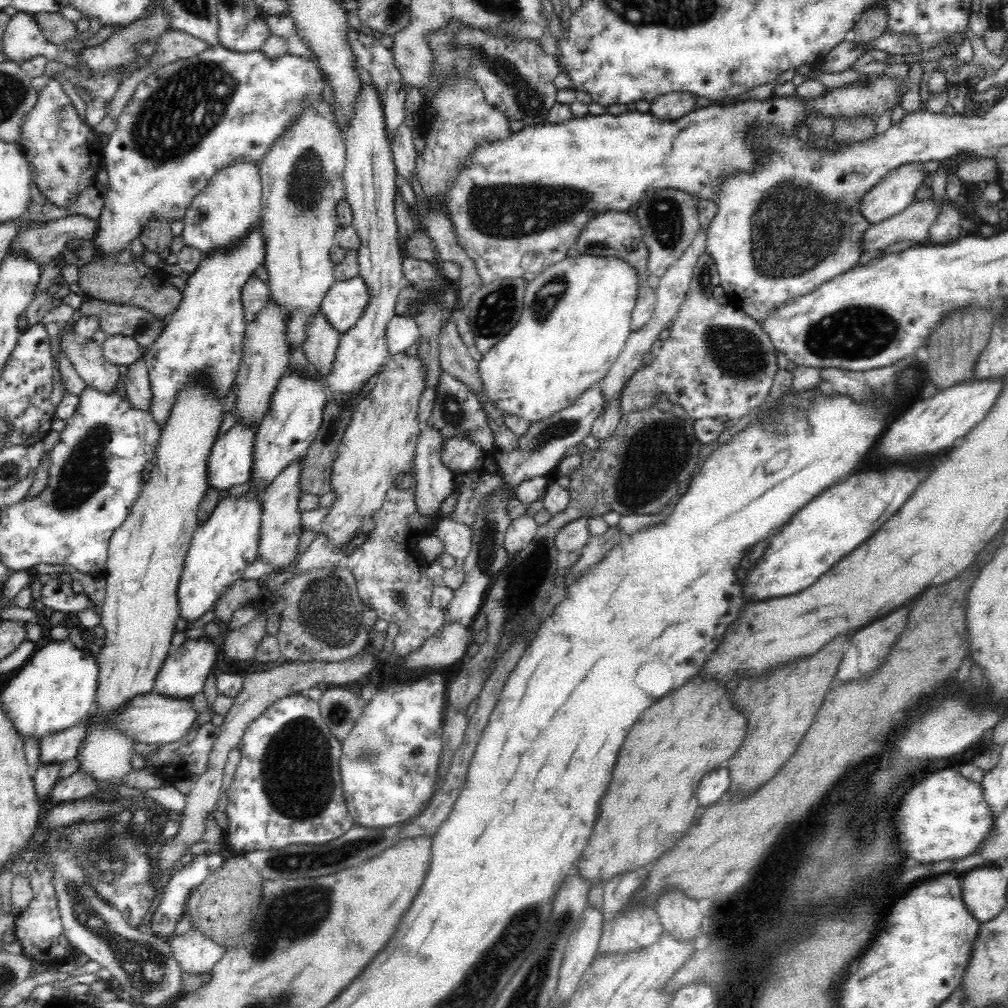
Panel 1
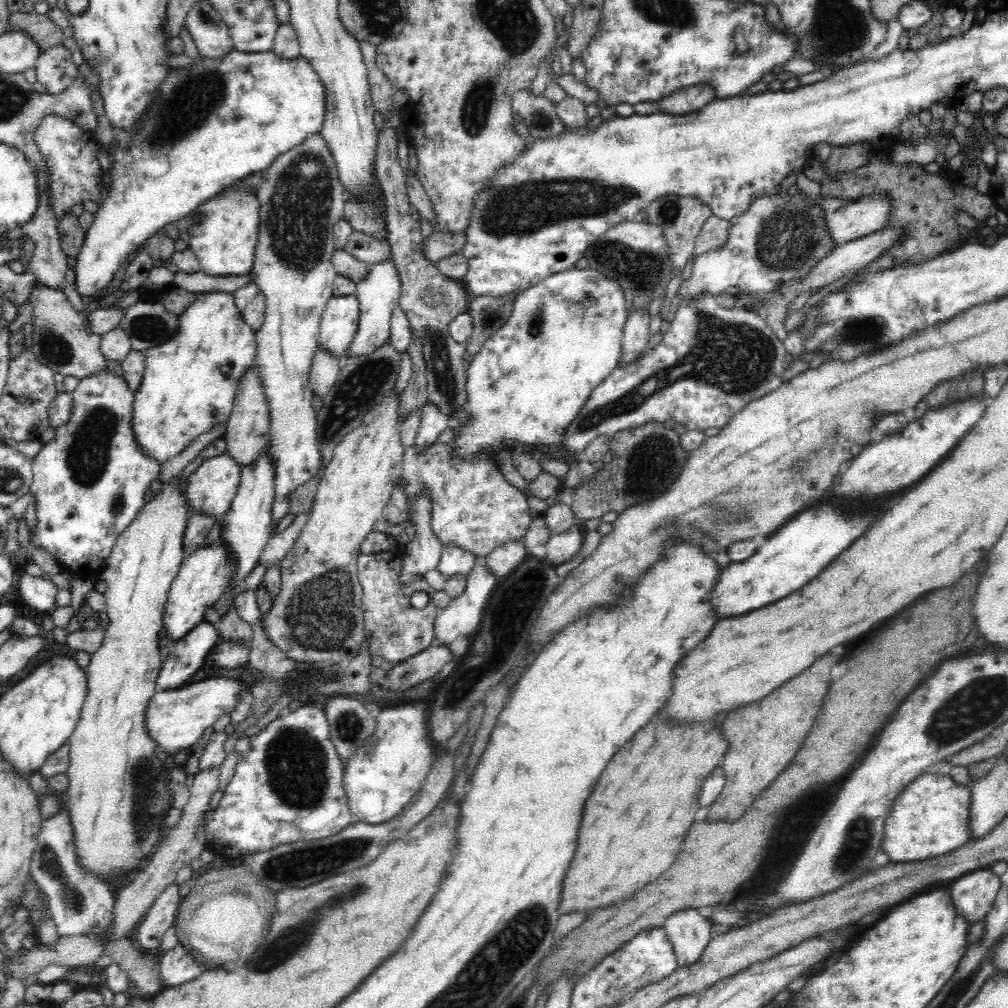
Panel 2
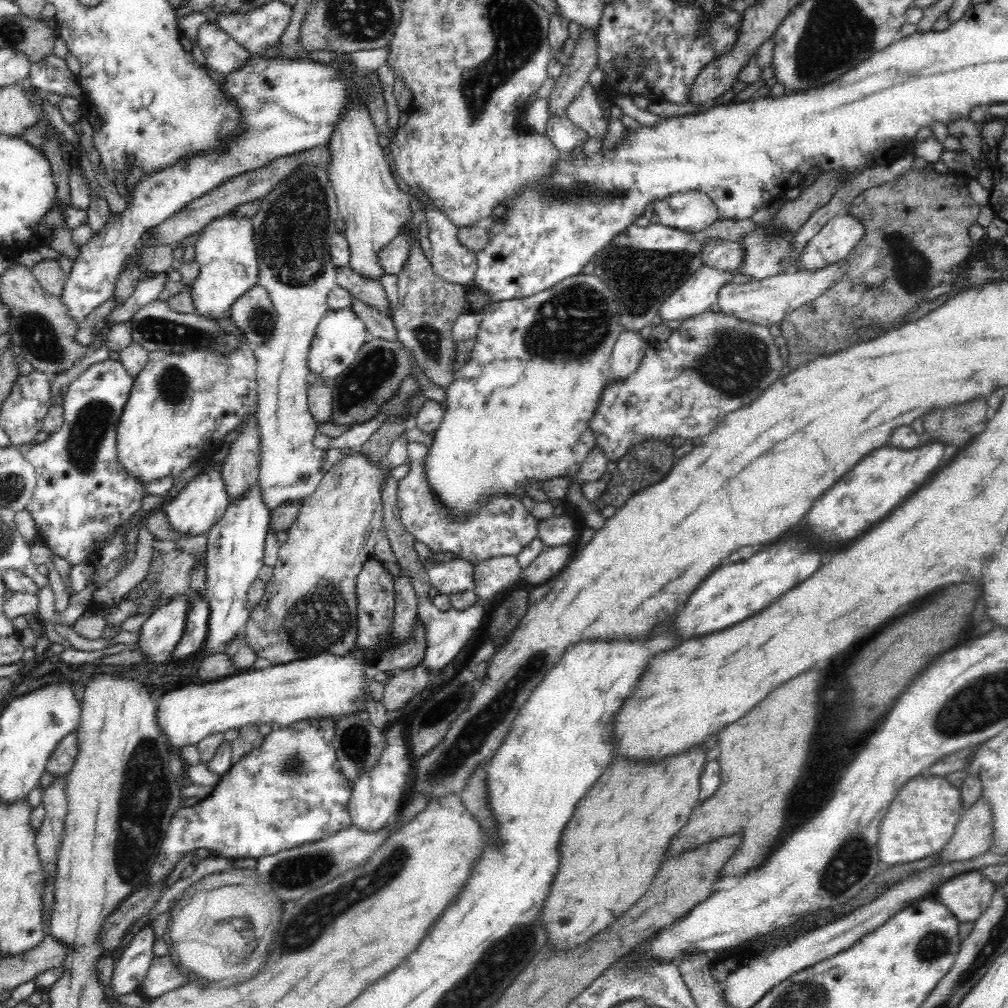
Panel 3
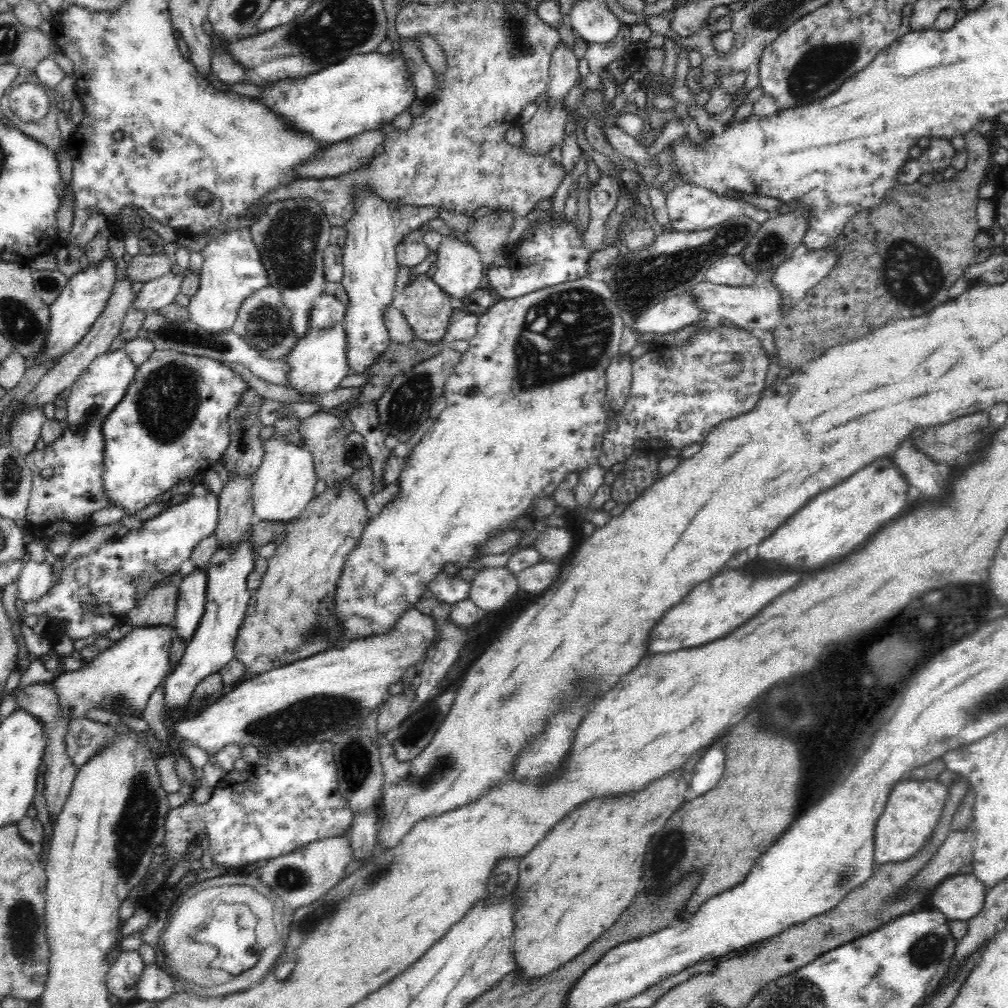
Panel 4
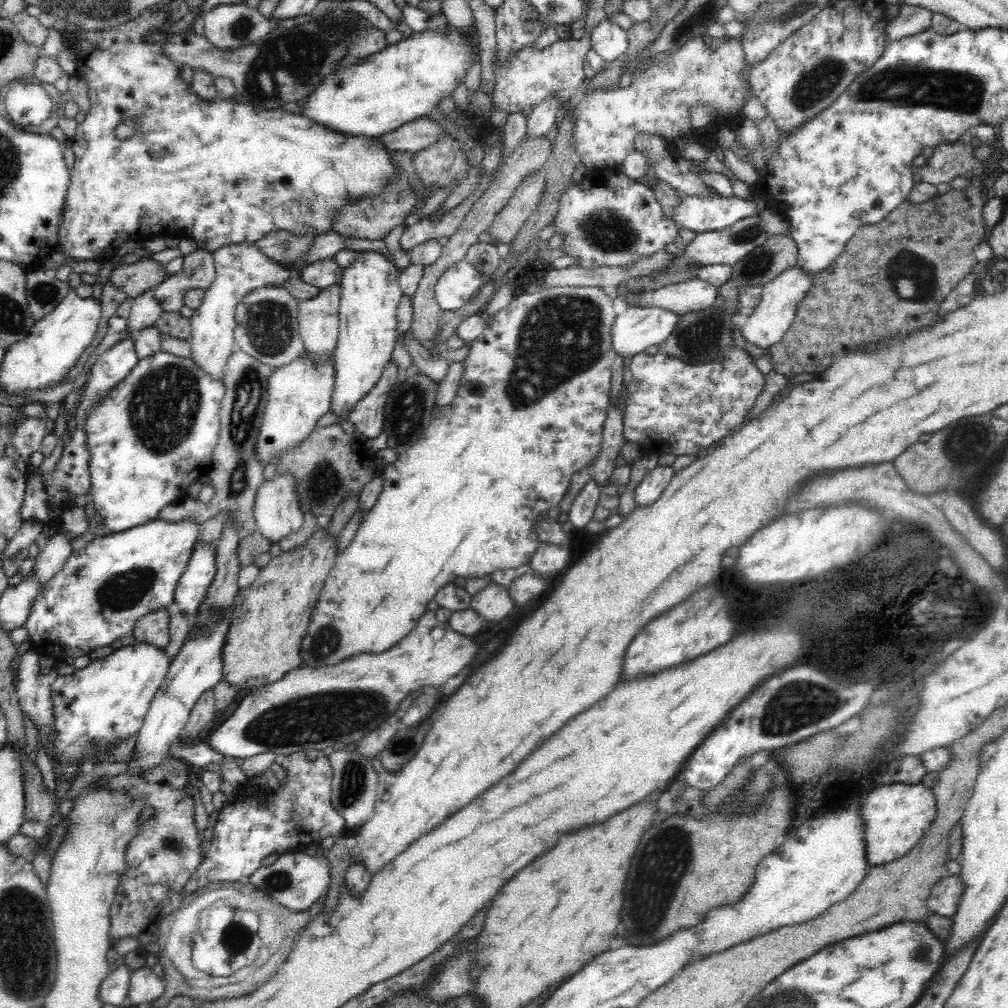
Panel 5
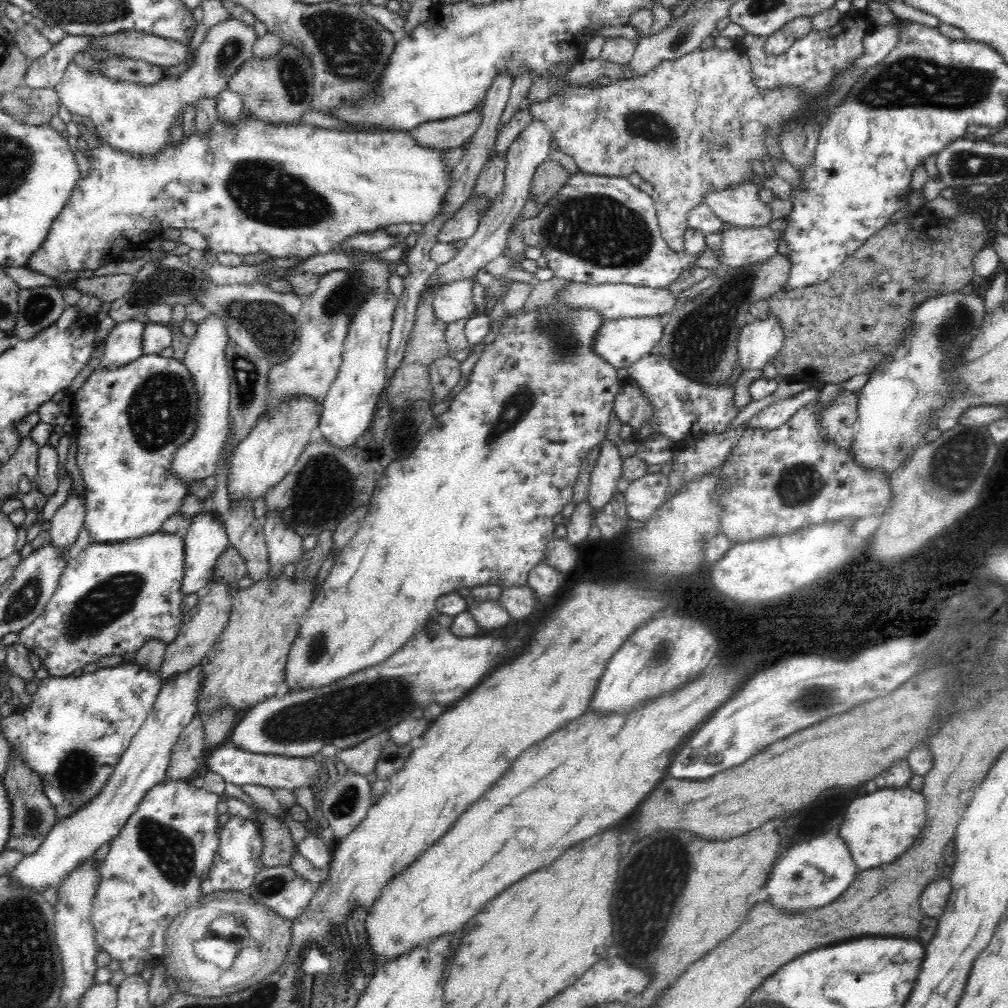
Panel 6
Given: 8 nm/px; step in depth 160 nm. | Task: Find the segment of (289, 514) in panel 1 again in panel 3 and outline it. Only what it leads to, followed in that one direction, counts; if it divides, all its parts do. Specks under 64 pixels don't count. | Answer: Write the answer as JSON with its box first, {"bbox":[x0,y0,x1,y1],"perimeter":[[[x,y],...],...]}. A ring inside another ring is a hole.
{"bbox":[250,165,339,510],"perimeter":[[[302,165],[285,181],[282,181],[262,201],[258,214],[251,220],[255,234],[255,245],[259,254],[259,284],[270,295],[277,312],[277,324],[272,338],[263,345],[250,345],[257,359],[257,383],[259,405],[256,421],[260,429],[260,460],[257,480],[262,502],[270,510],[286,503],[295,503],[308,498],[320,484],[323,474],[320,467],[325,461],[326,452],[312,443],[317,433],[316,423],[308,411],[306,376],[310,342],[314,338],[320,319],[328,312],[328,293],[337,286],[337,276],[330,259],[329,240],[336,233],[335,222],[339,218],[336,195],[329,174],[320,167]]]}

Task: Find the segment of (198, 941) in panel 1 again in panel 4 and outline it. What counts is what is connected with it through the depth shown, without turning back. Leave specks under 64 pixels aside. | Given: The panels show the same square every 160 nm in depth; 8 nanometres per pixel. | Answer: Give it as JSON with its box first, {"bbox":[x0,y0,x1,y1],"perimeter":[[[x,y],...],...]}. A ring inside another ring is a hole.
{"bbox":[136,961,174,1001],"perimeter":[[[160,961],[146,965],[140,980],[136,982],[136,997],[140,1000],[163,1001],[173,992],[174,978],[168,974]]]}

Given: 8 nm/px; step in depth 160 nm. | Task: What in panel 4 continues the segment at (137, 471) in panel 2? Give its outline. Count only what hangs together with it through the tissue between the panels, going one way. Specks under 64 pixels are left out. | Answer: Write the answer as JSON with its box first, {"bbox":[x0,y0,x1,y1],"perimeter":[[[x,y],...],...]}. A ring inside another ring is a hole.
{"bbox":[25,348,137,539],"perimeter":[[[115,348],[99,355],[71,386],[66,426],[61,436],[46,445],[44,450],[34,449],[25,456],[32,479],[26,518],[34,538],[52,539],[61,534],[75,538],[92,528],[91,512],[108,506],[100,477],[104,454],[100,426],[124,396],[136,371],[137,366],[125,348]]]}

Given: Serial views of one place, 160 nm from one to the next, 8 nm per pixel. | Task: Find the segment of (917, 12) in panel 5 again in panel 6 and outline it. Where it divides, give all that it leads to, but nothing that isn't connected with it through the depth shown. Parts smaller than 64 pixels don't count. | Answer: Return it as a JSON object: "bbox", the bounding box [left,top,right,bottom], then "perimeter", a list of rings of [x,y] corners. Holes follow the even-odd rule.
{"bbox":[528,23,900,252],"perimeter":[[[894,23],[891,25],[876,26],[870,33],[865,34],[864,38],[862,38],[862,47],[864,47],[862,54],[860,54],[858,58],[854,58],[852,62],[848,62],[848,66],[844,66],[842,72],[837,72],[835,78],[829,85],[829,90],[822,95],[808,95],[808,93],[804,93],[800,87],[794,87],[794,85],[777,87],[771,90],[760,89],[755,84],[754,74],[751,71],[749,58],[745,49],[735,44],[730,49],[712,47],[711,49],[701,50],[698,48],[680,58],[660,62],[658,66],[655,66],[643,76],[634,79],[612,79],[609,86],[600,86],[596,89],[580,87],[572,88],[571,90],[571,88],[566,88],[566,90],[560,92],[558,96],[548,97],[546,102],[532,104],[532,106],[528,107],[528,110],[532,113],[532,117],[535,120],[542,122],[546,126],[546,131],[548,131],[548,133],[551,134],[551,138],[556,141],[559,150],[574,159],[580,172],[626,179],[628,179],[632,173],[636,173],[639,177],[642,177],[643,181],[650,183],[653,187],[652,197],[657,209],[659,226],[664,240],[672,250],[680,252],[684,250],[685,232],[686,229],[689,228],[687,226],[688,212],[696,208],[696,206],[700,206],[699,204],[704,204],[708,193],[717,193],[726,190],[733,184],[743,185],[744,183],[754,182],[756,173],[753,171],[752,164],[754,164],[754,162],[763,164],[764,161],[769,159],[767,146],[765,145],[767,133],[772,133],[775,137],[777,136],[779,143],[781,132],[786,126],[790,126],[790,124],[802,124],[802,122],[817,120],[821,128],[826,121],[830,120],[830,118],[834,118],[836,110],[844,106],[844,102],[846,102],[846,97],[850,94],[850,90],[860,82],[860,78],[864,78],[866,71],[869,71],[873,66],[879,65],[880,62],[894,50],[898,42],[898,34],[900,34],[900,29],[898,29]]]}

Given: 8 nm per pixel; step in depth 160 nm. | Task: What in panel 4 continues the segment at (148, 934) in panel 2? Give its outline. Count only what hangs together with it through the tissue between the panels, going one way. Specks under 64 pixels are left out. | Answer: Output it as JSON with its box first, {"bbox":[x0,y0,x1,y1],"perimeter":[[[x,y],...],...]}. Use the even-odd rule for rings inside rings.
{"bbox":[106,951,145,1000],"perimeter":[[[122,951],[119,959],[107,972],[106,986],[109,994],[119,999],[130,1000],[136,995],[136,982],[145,967],[138,951]]]}

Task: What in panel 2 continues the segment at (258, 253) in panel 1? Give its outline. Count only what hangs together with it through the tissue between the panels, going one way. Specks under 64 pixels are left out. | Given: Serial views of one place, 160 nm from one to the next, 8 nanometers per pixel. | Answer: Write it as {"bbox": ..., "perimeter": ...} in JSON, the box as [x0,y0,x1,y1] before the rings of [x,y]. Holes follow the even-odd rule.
{"bbox":[132,294,255,464],"perimeter":[[[197,294],[196,300],[179,316],[176,336],[144,352],[146,365],[132,400],[132,433],[142,453],[162,464],[186,450],[200,434],[220,424],[226,428],[239,393],[240,379],[255,364],[255,332],[240,316],[232,294]]]}

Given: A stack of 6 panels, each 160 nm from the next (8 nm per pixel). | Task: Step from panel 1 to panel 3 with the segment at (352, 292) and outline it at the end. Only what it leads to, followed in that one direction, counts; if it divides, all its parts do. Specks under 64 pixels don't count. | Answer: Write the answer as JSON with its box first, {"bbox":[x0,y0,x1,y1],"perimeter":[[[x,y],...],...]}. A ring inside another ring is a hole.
{"bbox":[308,307,366,384],"perimeter":[[[350,307],[328,311],[320,319],[308,348],[308,369],[310,369],[310,373],[314,374],[316,382],[324,381],[331,384],[339,374],[352,365],[362,345],[366,342],[364,334],[366,334],[364,323]]]}

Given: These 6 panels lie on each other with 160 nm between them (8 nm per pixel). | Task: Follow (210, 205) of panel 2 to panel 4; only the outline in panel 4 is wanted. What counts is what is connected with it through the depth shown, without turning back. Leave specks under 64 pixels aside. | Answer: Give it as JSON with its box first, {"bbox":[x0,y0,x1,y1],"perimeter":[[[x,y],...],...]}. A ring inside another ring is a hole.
{"bbox":[187,230,269,333],"perimeter":[[[232,230],[211,238],[201,250],[203,256],[202,270],[199,274],[200,286],[190,298],[187,306],[190,322],[198,325],[201,332],[219,333],[232,330],[242,302],[252,293],[269,285],[267,270],[264,268],[261,254],[253,241],[249,230]]]}

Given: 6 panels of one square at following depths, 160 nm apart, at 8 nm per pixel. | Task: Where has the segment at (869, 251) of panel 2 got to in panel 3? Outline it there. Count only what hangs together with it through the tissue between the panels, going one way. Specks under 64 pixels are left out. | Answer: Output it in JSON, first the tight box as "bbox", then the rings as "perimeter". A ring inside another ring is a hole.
{"bbox":[716,258,846,327],"perimeter":[[[846,258],[817,271],[789,269],[787,272],[762,280],[739,284],[728,282],[728,284],[720,286],[720,290],[716,294],[716,303],[722,313],[739,318],[742,322],[748,321],[764,327],[770,327],[771,324],[778,325],[787,314],[796,310],[797,307],[804,306],[804,303],[820,296],[832,282],[836,282],[836,278],[840,278],[840,274],[844,274],[844,270],[846,270]]]}

